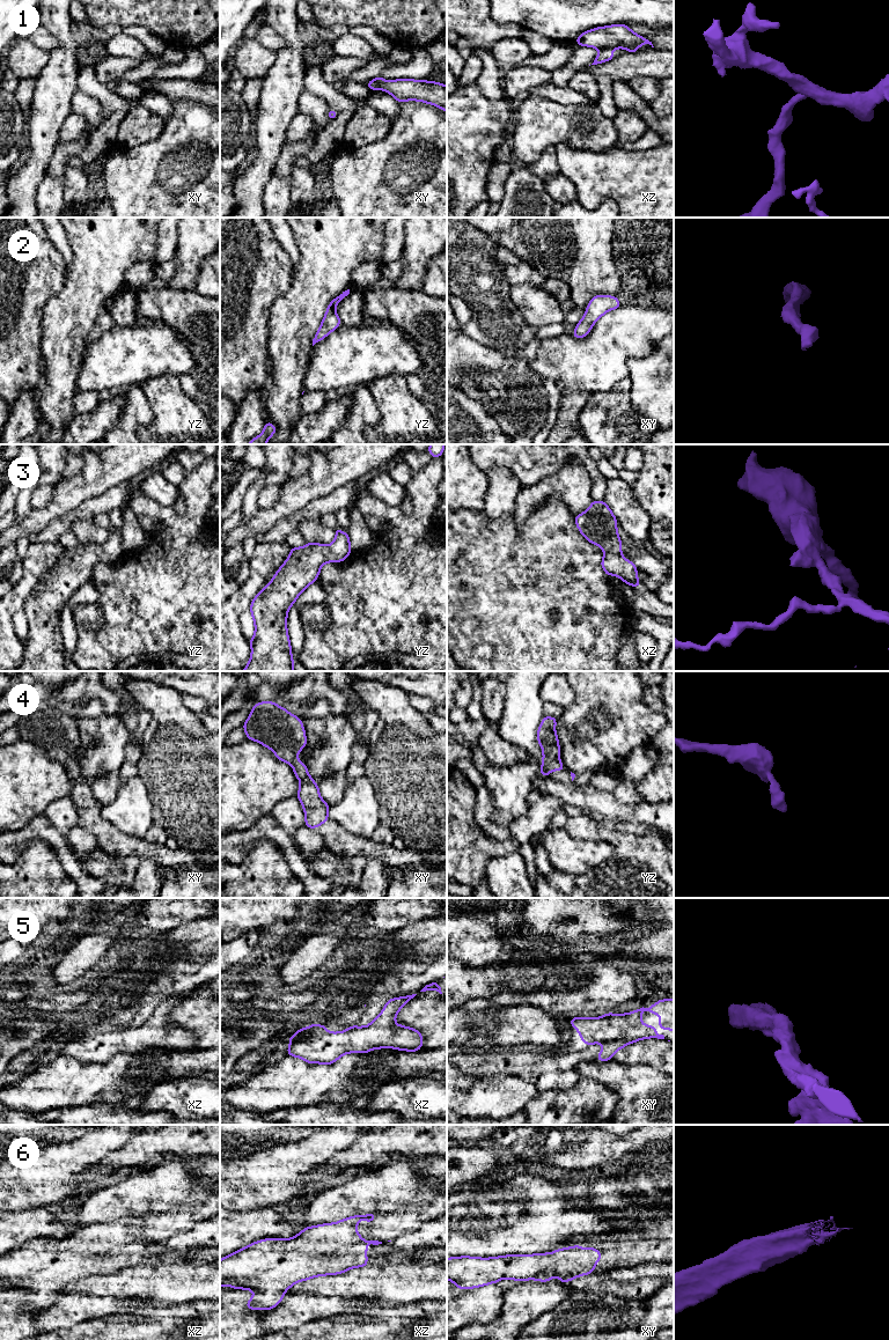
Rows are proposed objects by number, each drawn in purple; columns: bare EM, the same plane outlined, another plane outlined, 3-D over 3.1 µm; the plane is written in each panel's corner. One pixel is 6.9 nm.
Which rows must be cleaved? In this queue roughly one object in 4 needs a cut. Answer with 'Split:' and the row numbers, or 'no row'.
Split: 1

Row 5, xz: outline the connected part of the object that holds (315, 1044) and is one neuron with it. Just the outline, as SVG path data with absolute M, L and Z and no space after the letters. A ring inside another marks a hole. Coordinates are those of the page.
M416 995L388 1000L380 1015L366 1026L350 1025L347 1030L340 1032L329 1032L325 1025L321 1024L311 1024L308 1028L297 1029L296 1033L288 1038L291 1045L287 1048L287 1055L300 1058L308 1063L331 1065L346 1053L369 1053L370 1050L385 1047L417 1052L423 1047L420 1031L395 1023L401 1008Z

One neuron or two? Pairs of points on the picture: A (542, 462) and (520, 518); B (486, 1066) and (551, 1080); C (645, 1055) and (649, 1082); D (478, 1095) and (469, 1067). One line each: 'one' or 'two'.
A: two
B: one
C: two
D: two

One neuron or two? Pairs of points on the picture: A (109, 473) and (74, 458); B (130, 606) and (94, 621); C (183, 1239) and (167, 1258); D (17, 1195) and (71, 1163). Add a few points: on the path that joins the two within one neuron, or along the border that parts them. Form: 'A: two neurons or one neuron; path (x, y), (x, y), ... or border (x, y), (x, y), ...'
A: two neurons; border (81, 456), (81, 470), (60, 479)
B: two neurons; border (104, 618), (97, 628), (76, 621)
C: two neurons; border (147, 1245), (147, 1250), (151, 1253), (177, 1251)
D: one neuron; path (30, 1182), (51, 1163), (57, 1163)

